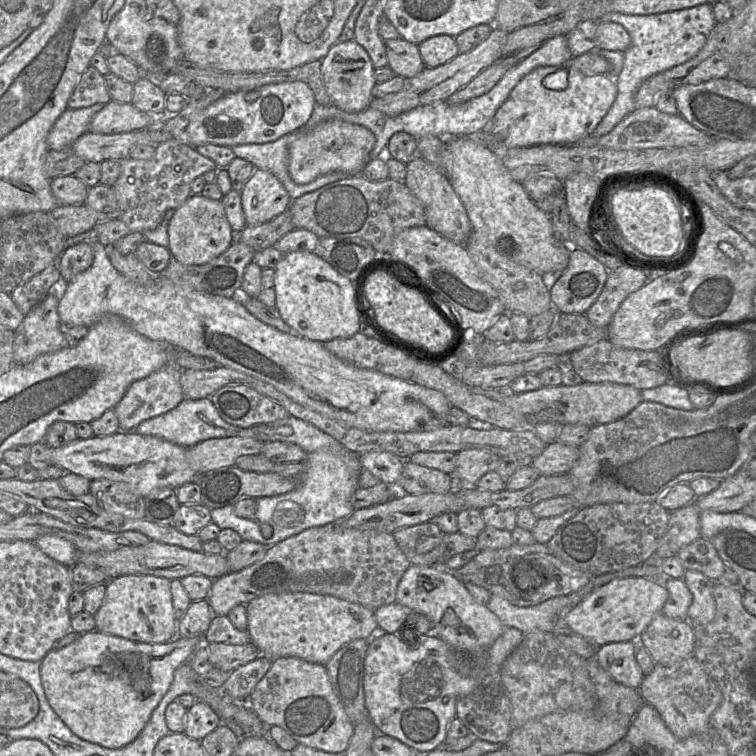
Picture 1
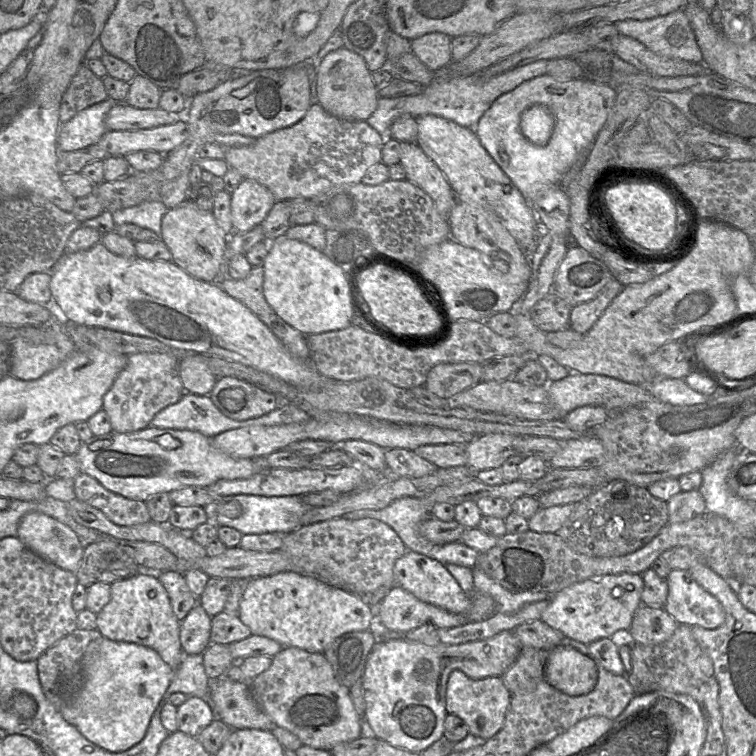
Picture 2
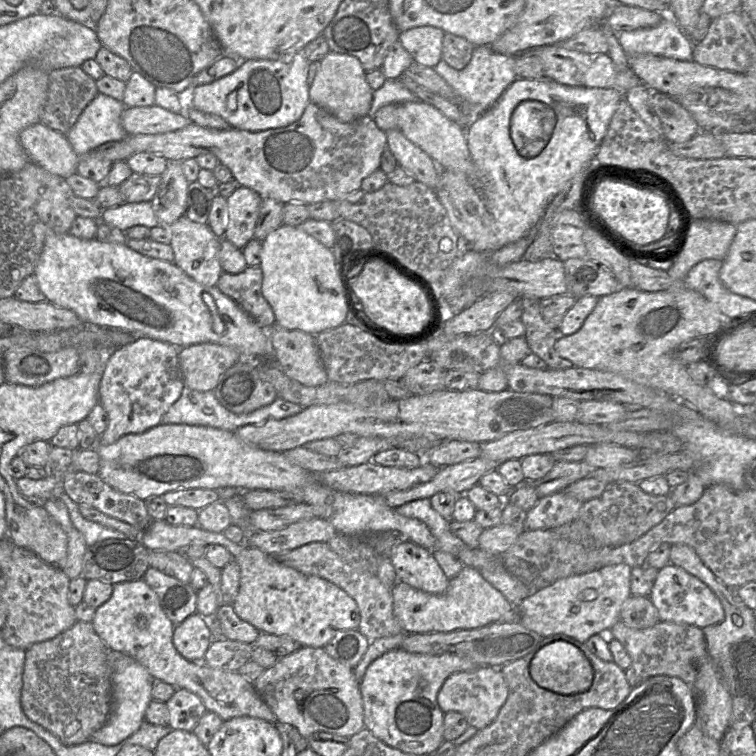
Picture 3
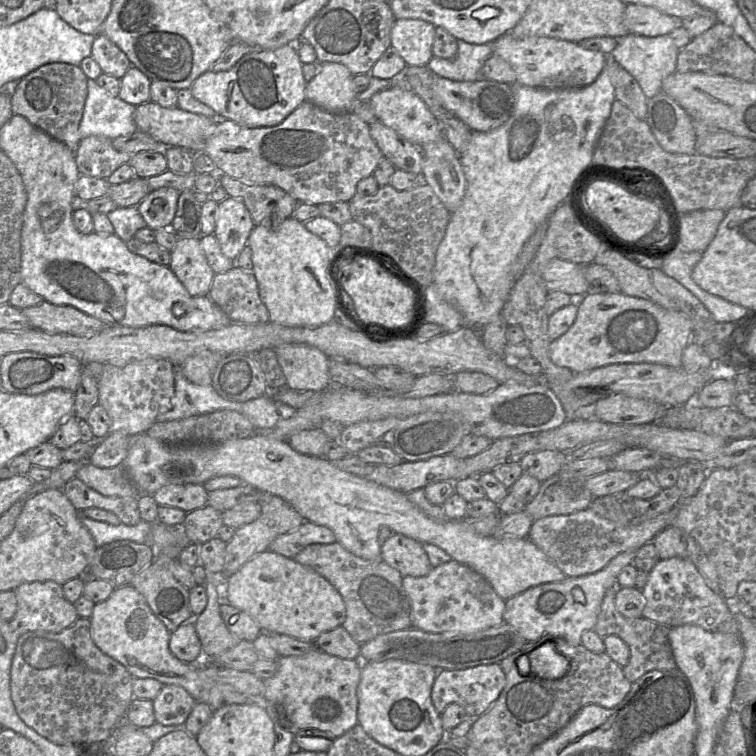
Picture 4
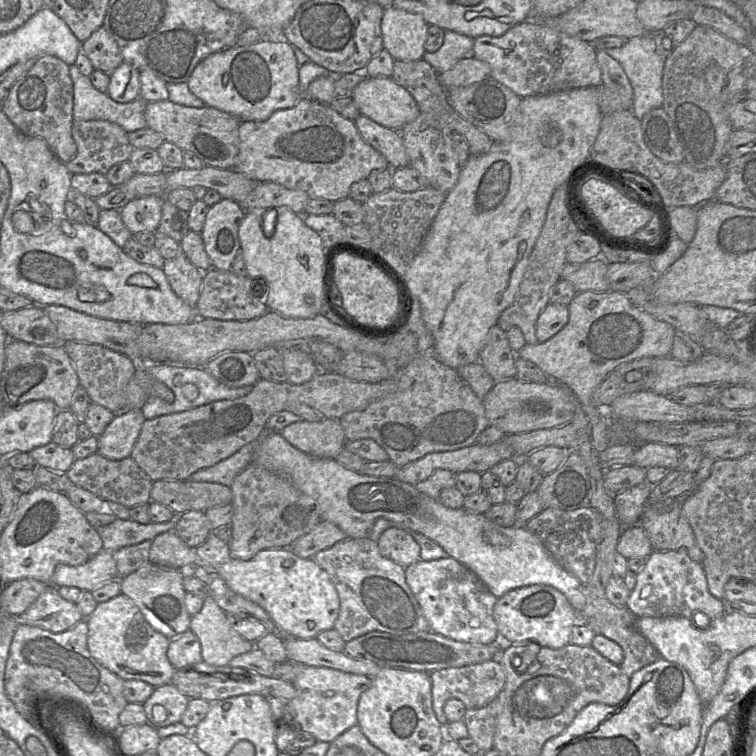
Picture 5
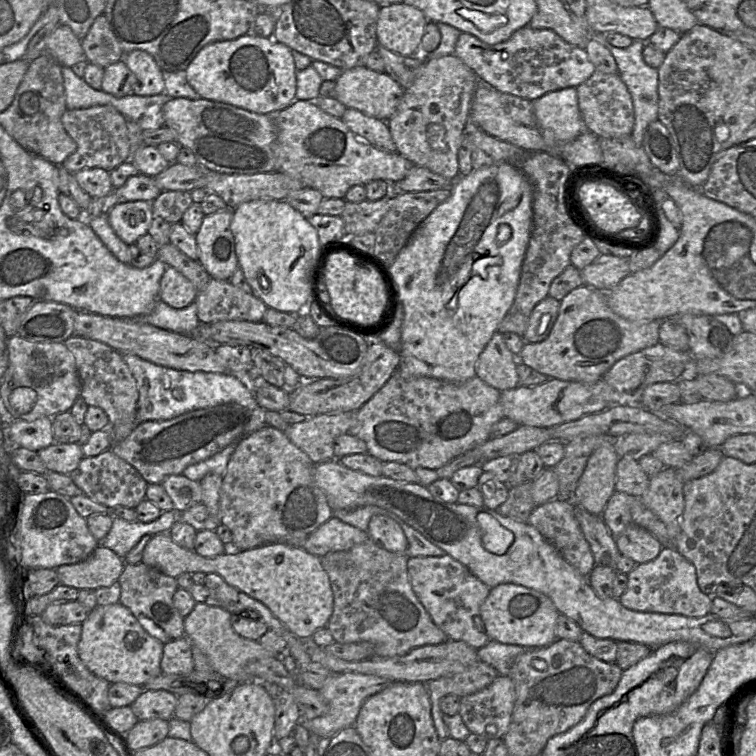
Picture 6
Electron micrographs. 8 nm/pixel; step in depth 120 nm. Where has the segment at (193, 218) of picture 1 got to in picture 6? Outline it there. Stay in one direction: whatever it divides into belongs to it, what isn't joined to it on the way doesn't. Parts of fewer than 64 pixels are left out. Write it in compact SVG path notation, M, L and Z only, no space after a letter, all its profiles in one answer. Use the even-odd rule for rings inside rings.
M166 267L161 280L159 300L170 307L185 308L196 300L199 291L175 268Z

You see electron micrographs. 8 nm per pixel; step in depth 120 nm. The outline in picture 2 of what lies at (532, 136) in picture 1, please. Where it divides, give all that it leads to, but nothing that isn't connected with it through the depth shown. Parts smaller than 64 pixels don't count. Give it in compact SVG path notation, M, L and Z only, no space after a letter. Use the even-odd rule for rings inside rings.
M544 74L499 96L473 129L493 160L525 199L533 203L550 187L560 185L563 176L578 161L579 155L595 140L608 119L616 95L616 88L608 83L600 83L590 78L561 81Z

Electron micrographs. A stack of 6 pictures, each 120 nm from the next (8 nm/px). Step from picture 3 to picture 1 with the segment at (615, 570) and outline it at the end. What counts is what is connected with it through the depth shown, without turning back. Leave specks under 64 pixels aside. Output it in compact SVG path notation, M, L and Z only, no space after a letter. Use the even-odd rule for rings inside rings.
M645 577L613 579L596 588L564 616L563 623L574 632L602 646L639 638L651 620L662 613L669 593L663 582Z

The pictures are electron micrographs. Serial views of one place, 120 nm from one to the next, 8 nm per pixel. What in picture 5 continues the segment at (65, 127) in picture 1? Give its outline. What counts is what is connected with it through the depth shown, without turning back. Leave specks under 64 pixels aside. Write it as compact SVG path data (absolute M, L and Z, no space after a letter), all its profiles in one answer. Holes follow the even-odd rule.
M75 65L69 67L74 90L74 120L106 120L118 124L127 133L147 127L145 100L137 98L128 103L116 102L107 93L98 91L90 78L84 76Z

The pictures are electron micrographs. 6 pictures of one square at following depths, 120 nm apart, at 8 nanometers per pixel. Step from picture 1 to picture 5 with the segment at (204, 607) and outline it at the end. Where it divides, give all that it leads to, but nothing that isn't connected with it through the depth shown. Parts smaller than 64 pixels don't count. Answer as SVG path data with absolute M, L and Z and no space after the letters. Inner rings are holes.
M188 629L171 639L167 658L177 670L201 662L201 647L197 636Z

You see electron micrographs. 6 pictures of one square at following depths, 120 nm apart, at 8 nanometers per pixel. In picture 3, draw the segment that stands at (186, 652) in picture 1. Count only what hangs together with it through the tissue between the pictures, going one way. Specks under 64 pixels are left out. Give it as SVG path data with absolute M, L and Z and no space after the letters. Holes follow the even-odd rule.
M114 652L111 712L104 725L98 729L89 740L102 745L118 745L135 733L145 719L145 712L152 698L152 684L154 678L146 667L134 658Z

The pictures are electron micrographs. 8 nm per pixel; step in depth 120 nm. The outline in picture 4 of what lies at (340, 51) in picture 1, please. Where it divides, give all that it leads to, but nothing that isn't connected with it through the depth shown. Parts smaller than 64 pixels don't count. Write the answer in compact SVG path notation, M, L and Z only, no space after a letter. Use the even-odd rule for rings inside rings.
M319 64L316 75L306 84L306 101L334 113L351 112L357 97L353 77L343 64Z

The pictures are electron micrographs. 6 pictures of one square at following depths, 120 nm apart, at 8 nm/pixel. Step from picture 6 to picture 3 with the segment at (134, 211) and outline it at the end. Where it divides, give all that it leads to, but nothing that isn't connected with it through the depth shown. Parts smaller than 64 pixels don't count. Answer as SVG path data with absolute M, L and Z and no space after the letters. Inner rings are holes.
M169 161L150 201L160 225L169 226L184 215L188 186L181 161Z

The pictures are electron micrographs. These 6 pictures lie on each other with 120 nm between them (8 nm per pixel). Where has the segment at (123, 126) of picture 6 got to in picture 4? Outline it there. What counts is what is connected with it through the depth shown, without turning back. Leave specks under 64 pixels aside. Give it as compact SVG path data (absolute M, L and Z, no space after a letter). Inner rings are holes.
M92 135L80 139L74 156L80 175L107 179L132 155L116 150L112 139Z

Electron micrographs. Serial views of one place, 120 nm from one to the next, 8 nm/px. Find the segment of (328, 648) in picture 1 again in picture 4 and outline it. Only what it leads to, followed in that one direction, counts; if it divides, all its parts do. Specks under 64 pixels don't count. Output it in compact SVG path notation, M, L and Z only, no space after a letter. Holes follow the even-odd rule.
M269 549L251 558L232 575L221 579L221 587L224 601L248 613L262 632L268 634L285 634L315 644L322 633L341 627L346 617L344 601L327 579L293 558Z

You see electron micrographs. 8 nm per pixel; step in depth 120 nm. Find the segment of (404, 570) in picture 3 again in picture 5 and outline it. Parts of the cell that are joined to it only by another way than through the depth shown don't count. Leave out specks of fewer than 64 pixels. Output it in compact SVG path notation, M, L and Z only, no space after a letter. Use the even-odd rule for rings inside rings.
M392 525L376 541L380 553L407 568L420 560L420 546L404 529Z

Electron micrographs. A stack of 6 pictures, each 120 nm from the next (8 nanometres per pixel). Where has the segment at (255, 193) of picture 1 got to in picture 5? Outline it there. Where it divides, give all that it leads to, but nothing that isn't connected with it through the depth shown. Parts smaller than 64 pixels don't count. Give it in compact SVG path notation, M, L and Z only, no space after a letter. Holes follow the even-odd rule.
M227 198L210 207L200 234L212 268L231 270L240 252L238 228L245 213L241 204Z

